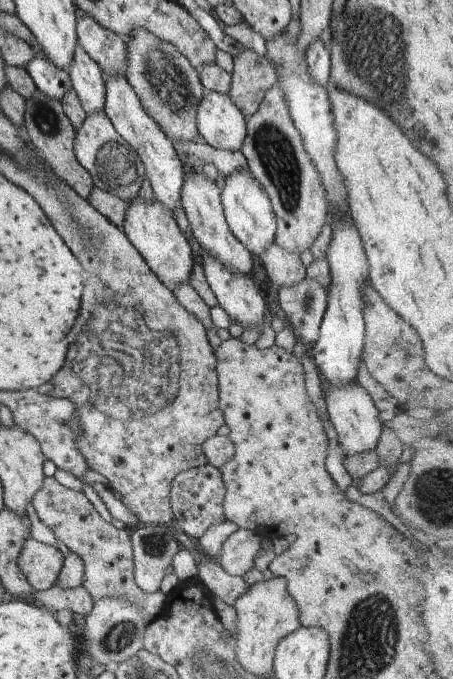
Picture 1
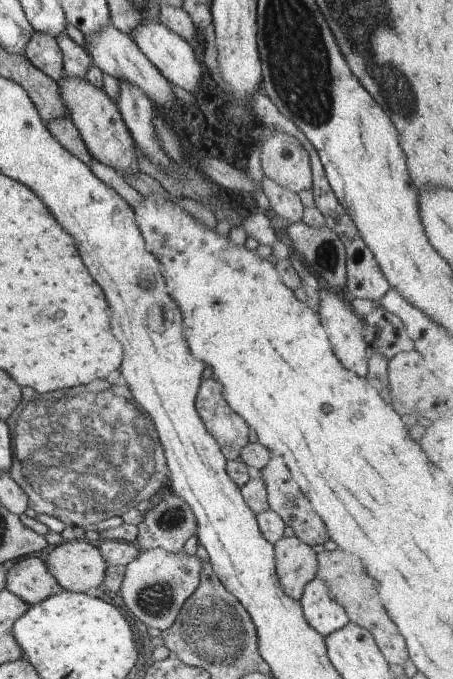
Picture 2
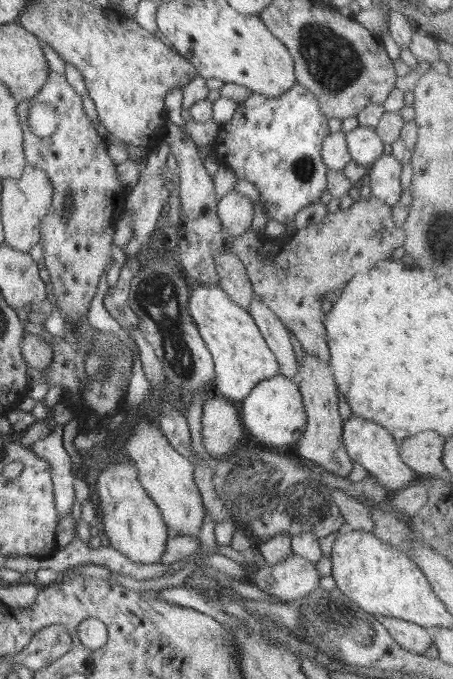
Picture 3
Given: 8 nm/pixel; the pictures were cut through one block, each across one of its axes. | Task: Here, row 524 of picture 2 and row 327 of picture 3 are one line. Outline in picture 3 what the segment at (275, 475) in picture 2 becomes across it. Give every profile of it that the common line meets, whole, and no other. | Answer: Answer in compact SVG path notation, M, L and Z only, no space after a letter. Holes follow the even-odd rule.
M372 195L368 199L360 199L355 203L350 205L350 208L338 209L335 212L328 213L322 220L318 223L312 223L308 225L304 229L298 230L291 238L288 240L272 240L268 237L259 236L259 232L256 231L253 227L249 228L246 233L240 235L240 237L236 237L232 244L228 244L227 247L234 254L237 254L237 257L241 260L241 263L244 263L244 266L247 270L247 275L251 280L251 286L253 288L253 292L256 293L262 300L263 303L266 303L272 312L276 314L276 316L281 320L281 323L284 326L291 330L294 333L294 336L298 339L298 342L302 345L304 352L310 353L311 355L320 357L322 360L328 361L331 357L328 341L326 338L326 328L324 328L324 314L322 312L322 306L320 306L320 300L325 299L327 292L332 292L334 296L338 295L338 293L342 293L346 291L346 286L348 286L348 281L350 282L351 278L354 276L362 276L362 284L364 284L364 276L370 272L370 270L375 267L380 262L386 262L387 259L390 258L391 254L398 248L404 245L404 240L406 239L406 233L403 227L396 227L394 220L392 219L392 209L390 205L387 205L382 199L379 199L377 196Z

